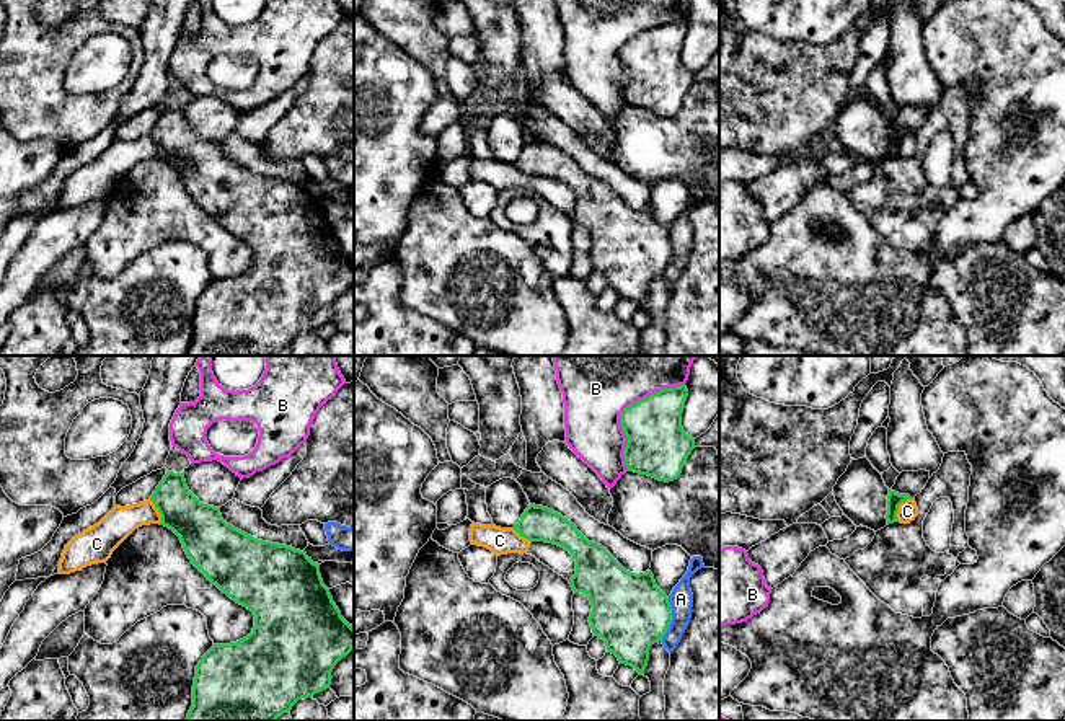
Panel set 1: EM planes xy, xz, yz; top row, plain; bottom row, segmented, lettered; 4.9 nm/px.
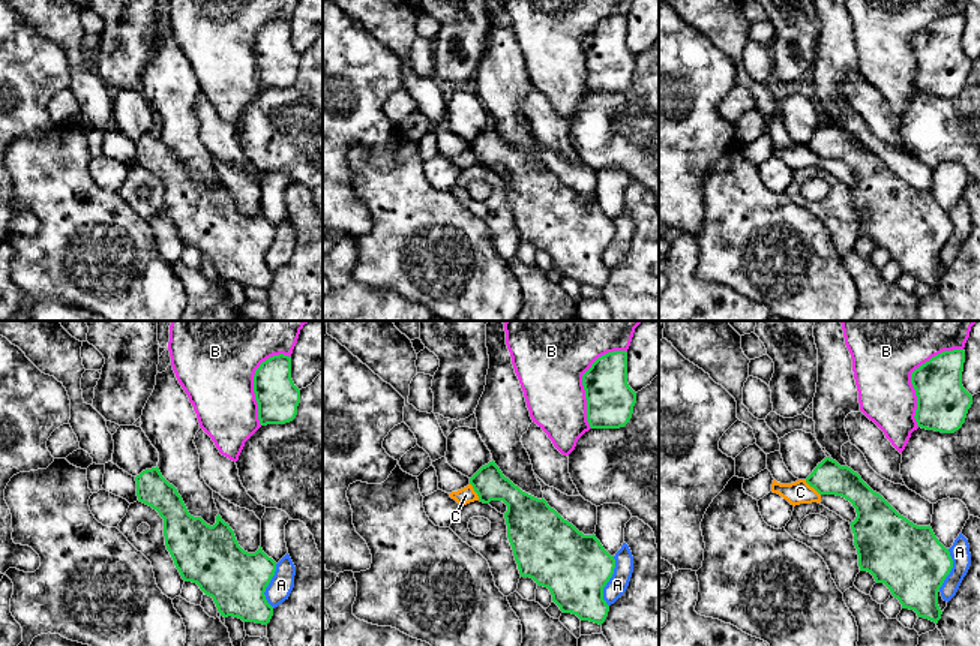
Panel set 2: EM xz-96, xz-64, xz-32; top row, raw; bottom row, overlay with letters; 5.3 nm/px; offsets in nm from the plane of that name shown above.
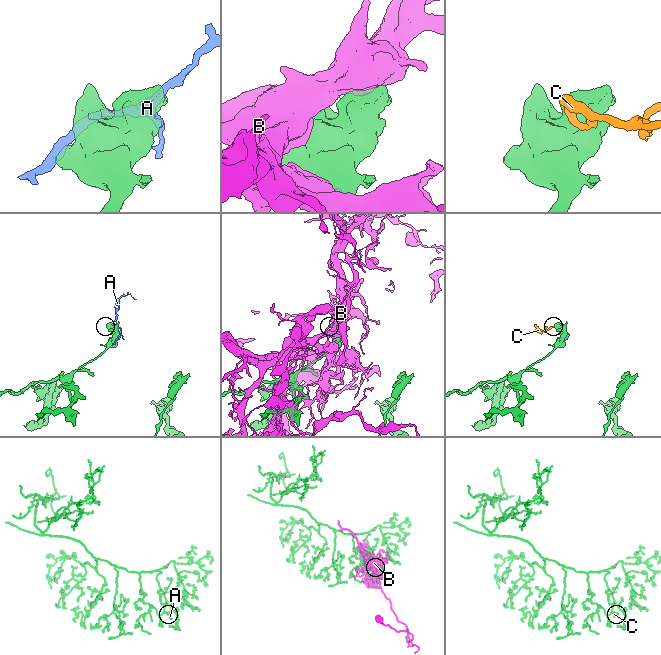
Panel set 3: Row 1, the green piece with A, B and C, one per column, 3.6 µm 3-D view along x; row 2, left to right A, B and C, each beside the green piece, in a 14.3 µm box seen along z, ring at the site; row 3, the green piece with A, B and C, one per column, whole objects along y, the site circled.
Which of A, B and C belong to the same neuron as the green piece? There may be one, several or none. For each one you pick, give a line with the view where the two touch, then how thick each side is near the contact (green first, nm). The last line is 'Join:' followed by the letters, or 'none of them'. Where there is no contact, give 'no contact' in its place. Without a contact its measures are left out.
Join: none of them

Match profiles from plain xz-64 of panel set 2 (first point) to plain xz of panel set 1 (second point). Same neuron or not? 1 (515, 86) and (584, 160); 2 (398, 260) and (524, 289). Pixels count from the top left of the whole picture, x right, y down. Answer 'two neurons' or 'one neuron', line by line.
1: two neurons
2: one neuron

